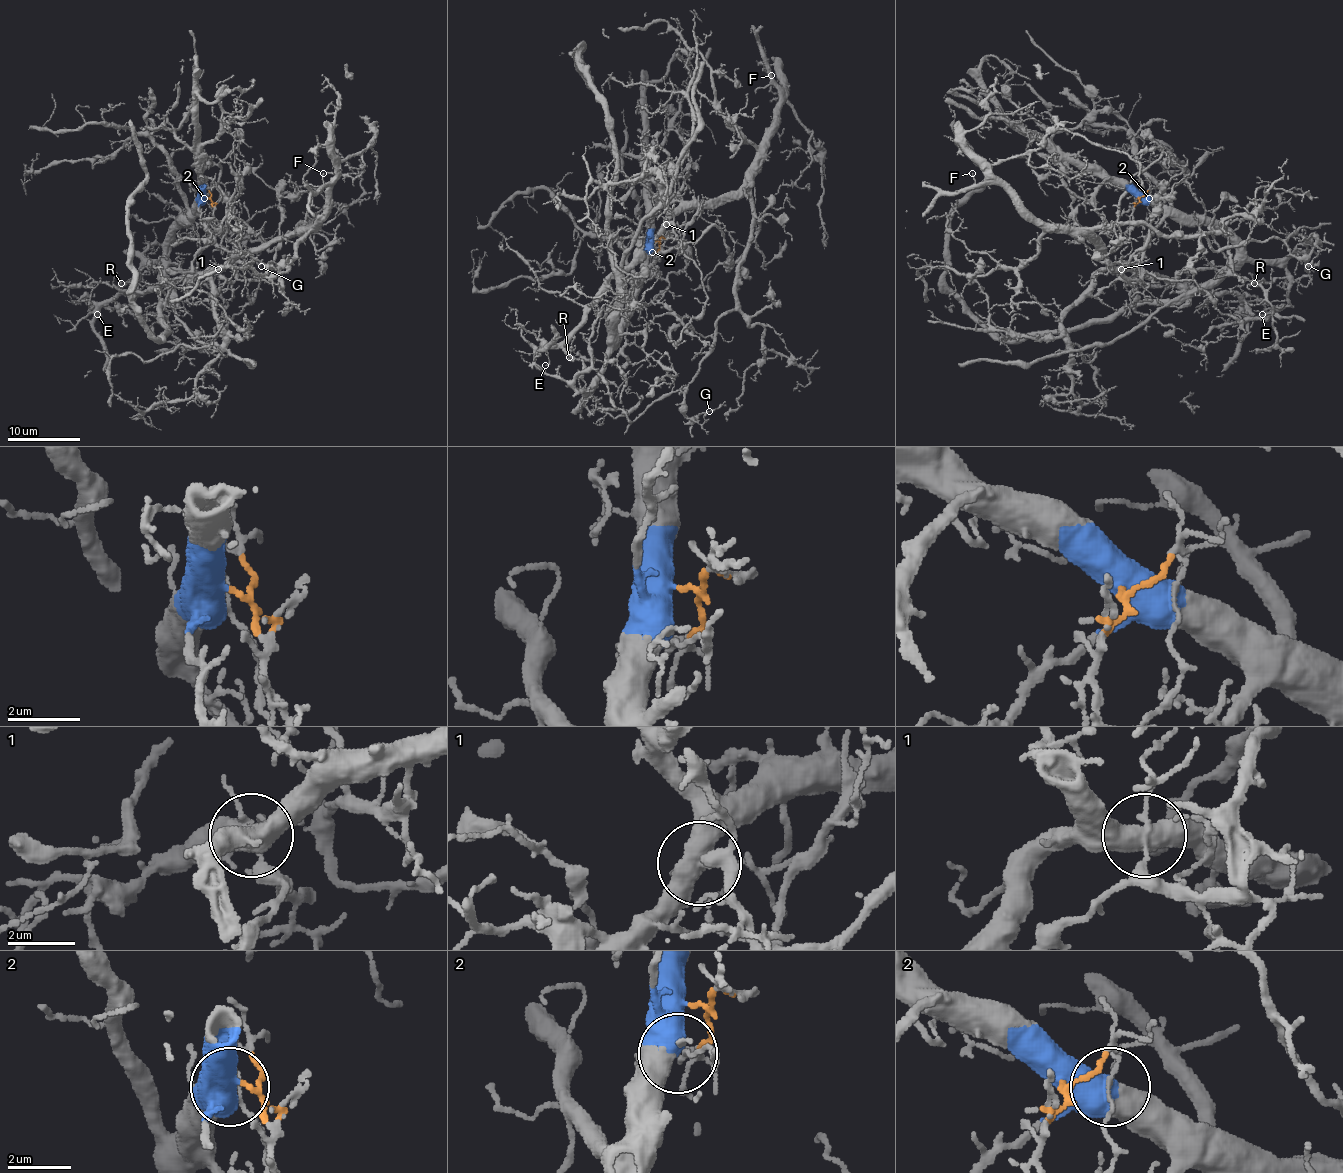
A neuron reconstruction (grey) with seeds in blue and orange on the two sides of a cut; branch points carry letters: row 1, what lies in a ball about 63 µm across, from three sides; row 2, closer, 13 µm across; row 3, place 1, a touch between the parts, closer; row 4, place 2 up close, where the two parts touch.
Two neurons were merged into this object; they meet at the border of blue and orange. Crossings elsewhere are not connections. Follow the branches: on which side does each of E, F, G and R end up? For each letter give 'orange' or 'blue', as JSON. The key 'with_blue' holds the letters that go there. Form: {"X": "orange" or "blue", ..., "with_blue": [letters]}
{"E": "orange", "F": "orange", "G": "orange", "R": "blue", "with_blue": ["R"]}

